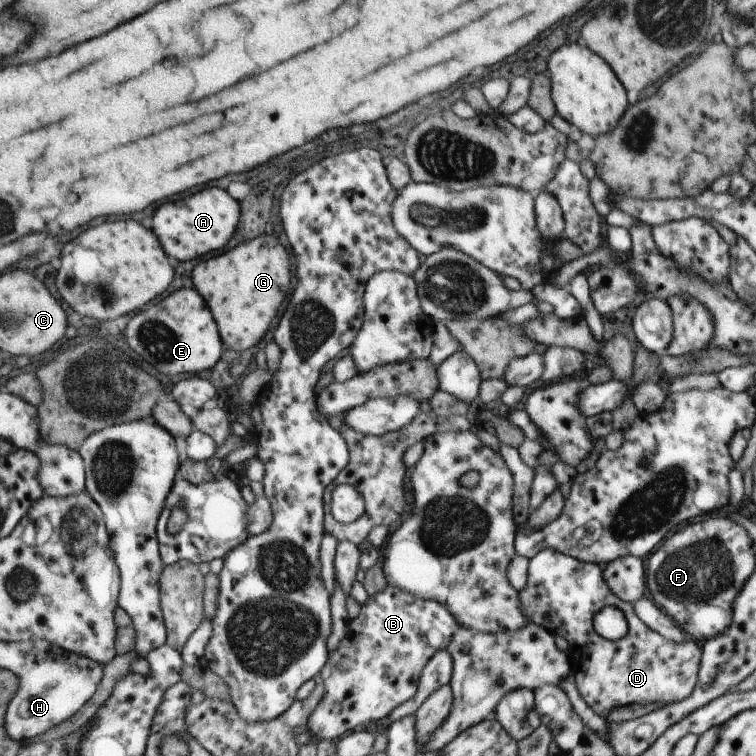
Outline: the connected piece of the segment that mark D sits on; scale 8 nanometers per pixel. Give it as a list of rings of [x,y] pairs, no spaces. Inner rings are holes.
[[[543,549],[535,557],[528,559],[527,582],[520,595],[521,610],[528,623],[542,626],[554,635],[563,637],[568,644],[567,662],[576,682],[577,692],[594,712],[607,712],[611,708],[633,704],[669,704],[689,697],[695,688],[695,674],[699,664],[699,648],[691,638],[675,644],[663,638],[658,632],[647,628],[633,612],[632,603],[617,598],[601,580],[601,567],[581,562],[555,549]],[[605,606],[614,606],[623,612],[628,629],[627,634],[616,641],[603,638],[593,630],[591,618]]]

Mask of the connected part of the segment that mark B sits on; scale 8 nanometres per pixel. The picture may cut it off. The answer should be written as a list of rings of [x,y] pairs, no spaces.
[[[385,585],[376,594],[369,596],[367,602],[361,606],[359,614],[353,620],[346,618],[345,621],[345,636],[337,649],[333,650],[333,654],[329,654],[329,666],[325,666],[325,670],[321,670],[318,675],[323,688],[322,698],[306,723],[308,732],[319,740],[327,739],[333,742],[345,736],[345,732],[355,731],[357,726],[363,728],[363,724],[367,722],[377,725],[377,720],[385,718],[397,704],[411,699],[419,684],[419,674],[429,658],[448,646],[459,627],[455,616],[443,604],[416,598],[415,595],[390,585]]]

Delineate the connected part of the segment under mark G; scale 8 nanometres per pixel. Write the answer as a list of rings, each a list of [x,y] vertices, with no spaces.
[[[267,236],[253,238],[249,242],[241,242],[233,246],[233,250],[227,250],[215,258],[203,260],[195,272],[191,272],[193,286],[199,290],[199,294],[209,302],[209,308],[213,310],[213,316],[217,318],[217,326],[221,328],[221,338],[224,344],[231,347],[235,354],[255,346],[265,332],[269,330],[273,318],[277,316],[277,308],[283,302],[283,298],[289,292],[291,286],[291,272],[289,272],[289,256],[283,246],[279,246],[275,240]]]

